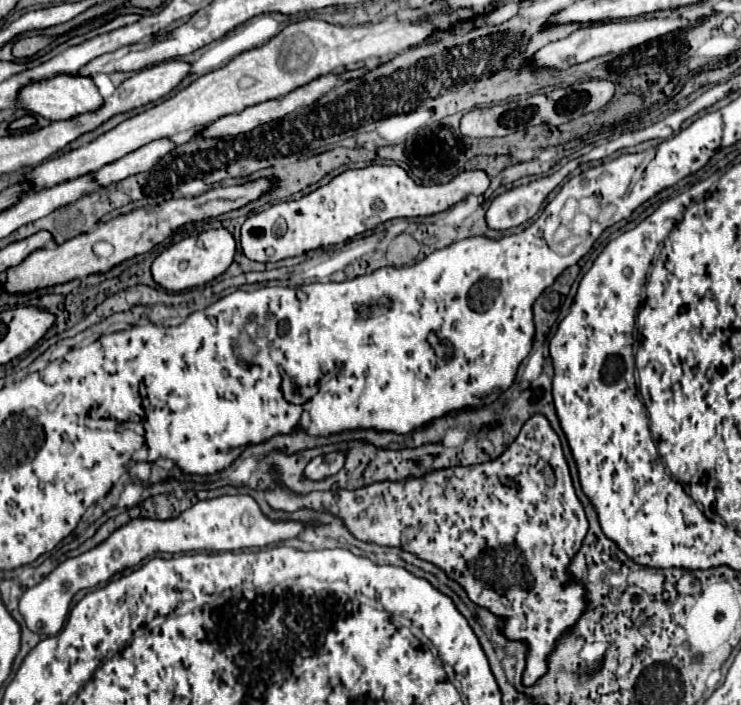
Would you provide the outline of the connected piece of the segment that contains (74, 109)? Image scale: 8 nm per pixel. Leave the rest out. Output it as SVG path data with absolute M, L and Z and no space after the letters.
M55 76L53 80L31 84L31 86L21 90L19 100L23 102L23 108L27 108L27 110L31 110L47 120L65 120L65 118L71 118L75 114L95 110L103 104L103 98L99 96L93 80L83 78L83 76L67 76L67 78Z

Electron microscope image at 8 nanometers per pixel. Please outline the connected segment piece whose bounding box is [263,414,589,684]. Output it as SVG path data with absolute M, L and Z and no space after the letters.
M543 414L531 416L505 452L483 464L433 470L419 478L407 478L401 482L385 480L355 490L333 488L309 494L297 494L275 478L273 486L269 486L263 494L275 510L293 512L301 506L329 510L331 514L343 518L347 528L359 540L375 542L379 546L399 546L443 568L449 578L457 580L467 590L475 604L505 618L505 634L511 640L525 640L529 644L527 670L523 674L525 684L533 684L545 674L545 658L553 650L553 642L567 626L575 624L577 616L585 610L585 590L581 584L569 582L565 564L569 564L569 560L577 554L589 524L583 504L575 494L561 440Z

